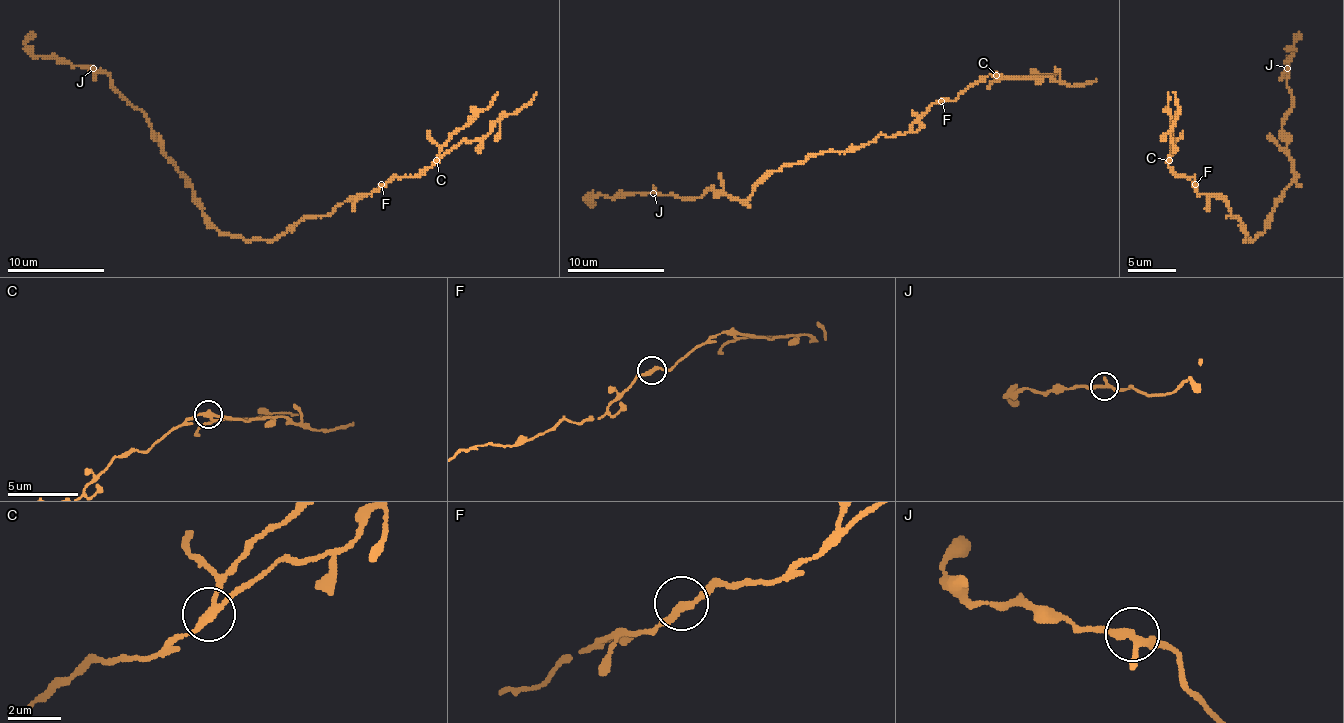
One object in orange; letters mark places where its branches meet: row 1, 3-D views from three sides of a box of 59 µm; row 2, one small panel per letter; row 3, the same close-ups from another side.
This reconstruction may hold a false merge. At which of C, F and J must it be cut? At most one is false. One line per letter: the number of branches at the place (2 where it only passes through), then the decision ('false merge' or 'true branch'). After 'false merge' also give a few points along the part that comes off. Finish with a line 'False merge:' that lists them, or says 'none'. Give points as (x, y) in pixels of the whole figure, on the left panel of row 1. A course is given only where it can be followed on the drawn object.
C: 3 | false merge | (437, 160), (442, 145), (483, 111), (497, 92)
F: 2 | true branch
J: 3 | true branch
False merge: C

